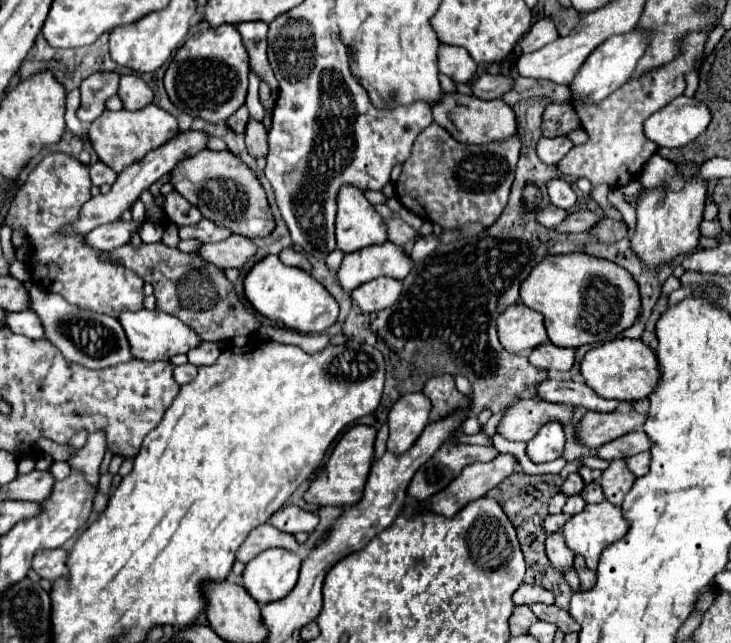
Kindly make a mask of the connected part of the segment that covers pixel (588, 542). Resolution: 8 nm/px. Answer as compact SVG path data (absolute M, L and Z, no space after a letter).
M607 500L599 502L599 504L587 504L583 508L583 512L571 516L565 526L563 526L563 536L565 536L565 542L567 546L575 552L575 554L581 554L585 556L587 560L587 566L591 570L597 570L597 562L599 562L599 556L603 552L605 546L609 546L611 542L623 538L623 534L627 534L627 528L629 528L629 522L623 518L621 514L621 508L615 506L615 504L609 504Z

